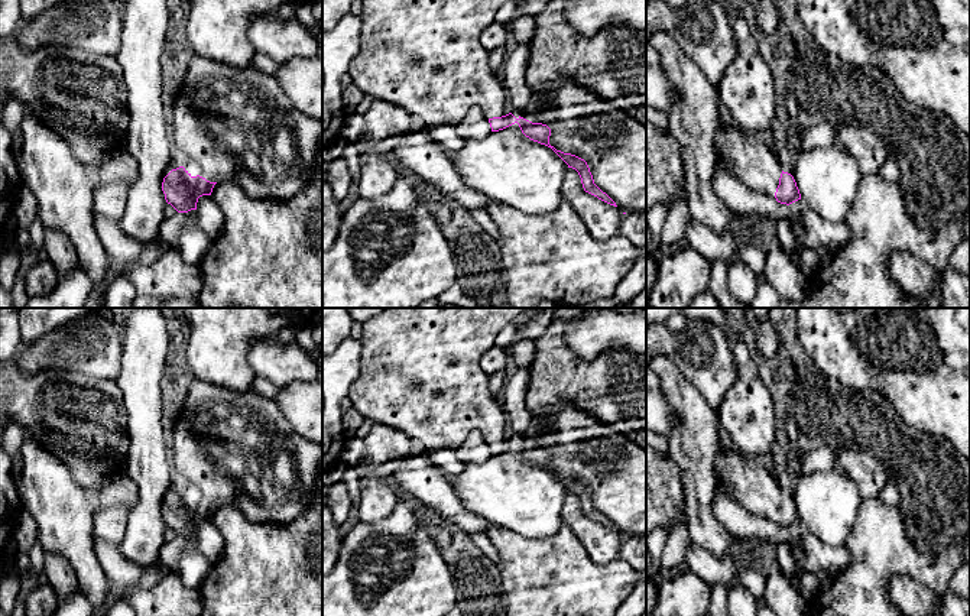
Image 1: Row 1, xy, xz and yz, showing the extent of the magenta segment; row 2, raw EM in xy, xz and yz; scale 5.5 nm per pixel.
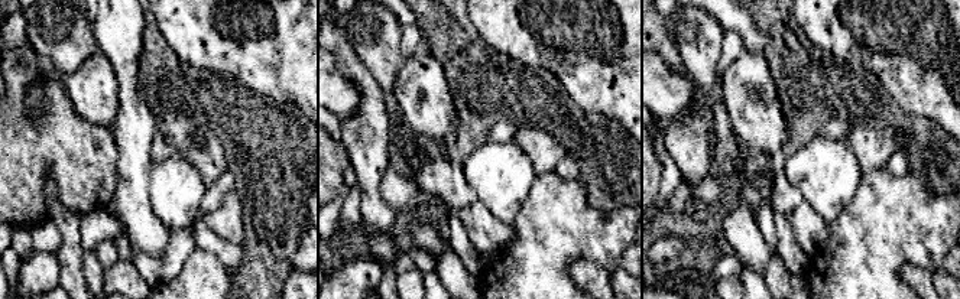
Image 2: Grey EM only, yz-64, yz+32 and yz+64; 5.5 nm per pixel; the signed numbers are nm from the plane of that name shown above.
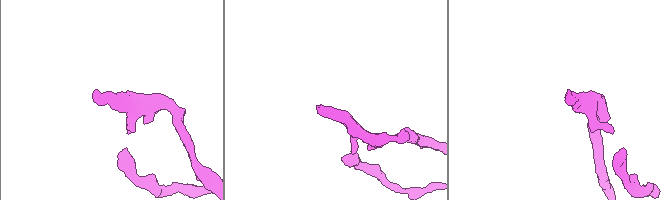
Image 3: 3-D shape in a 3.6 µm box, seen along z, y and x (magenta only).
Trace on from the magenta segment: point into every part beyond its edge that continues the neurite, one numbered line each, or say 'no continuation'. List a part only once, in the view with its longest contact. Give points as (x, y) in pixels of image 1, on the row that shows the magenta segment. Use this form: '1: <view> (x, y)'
1: yz (748, 156)

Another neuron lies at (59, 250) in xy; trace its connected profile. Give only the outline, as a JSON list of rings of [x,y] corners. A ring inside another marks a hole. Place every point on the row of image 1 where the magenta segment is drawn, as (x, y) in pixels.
[[[45,227],[43,247],[46,259],[59,273],[69,273],[80,263],[78,253],[65,233]]]

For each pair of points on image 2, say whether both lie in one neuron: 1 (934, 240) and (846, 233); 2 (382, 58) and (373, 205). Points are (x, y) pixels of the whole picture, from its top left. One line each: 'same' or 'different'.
1: same
2: different

